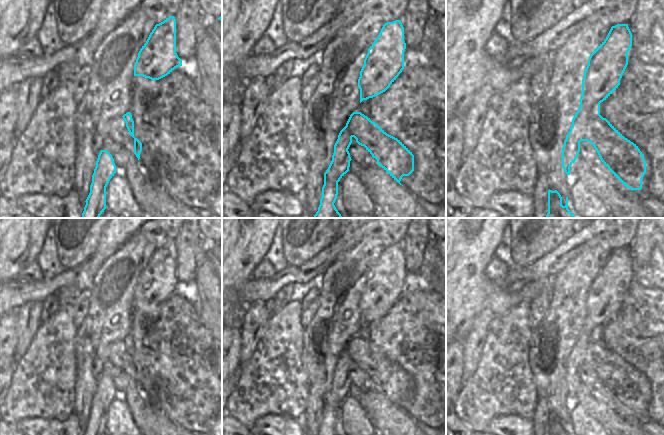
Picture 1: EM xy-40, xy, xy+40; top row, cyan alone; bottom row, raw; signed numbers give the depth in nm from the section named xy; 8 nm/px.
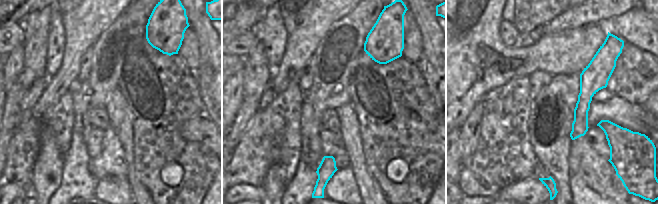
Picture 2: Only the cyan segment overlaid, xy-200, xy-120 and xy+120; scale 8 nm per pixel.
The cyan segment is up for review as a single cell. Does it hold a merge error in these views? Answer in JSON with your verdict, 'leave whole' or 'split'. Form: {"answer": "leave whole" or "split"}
{"answer": "split"}

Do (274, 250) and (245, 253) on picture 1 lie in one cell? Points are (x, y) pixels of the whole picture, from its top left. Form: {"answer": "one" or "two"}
{"answer": "two"}

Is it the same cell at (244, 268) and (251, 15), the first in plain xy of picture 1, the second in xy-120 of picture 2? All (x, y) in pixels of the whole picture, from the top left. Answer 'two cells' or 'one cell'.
one cell

